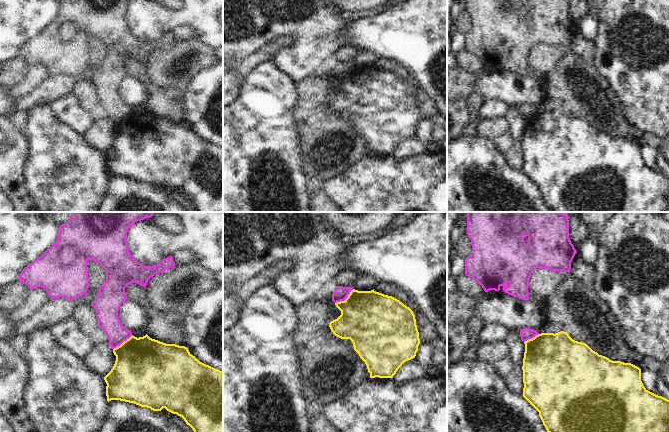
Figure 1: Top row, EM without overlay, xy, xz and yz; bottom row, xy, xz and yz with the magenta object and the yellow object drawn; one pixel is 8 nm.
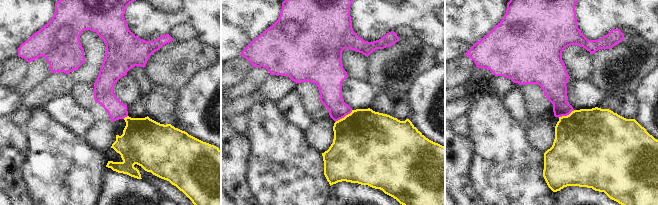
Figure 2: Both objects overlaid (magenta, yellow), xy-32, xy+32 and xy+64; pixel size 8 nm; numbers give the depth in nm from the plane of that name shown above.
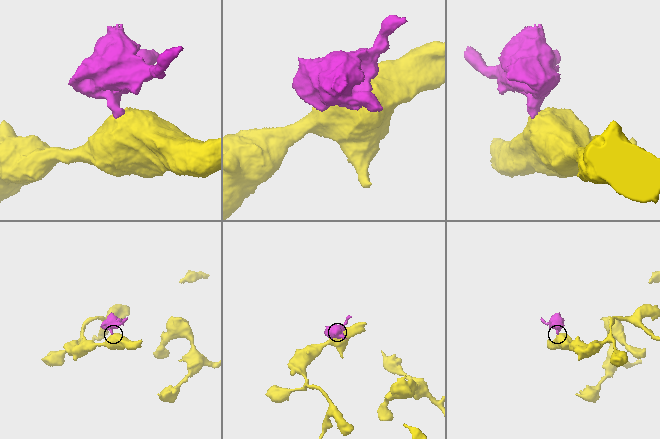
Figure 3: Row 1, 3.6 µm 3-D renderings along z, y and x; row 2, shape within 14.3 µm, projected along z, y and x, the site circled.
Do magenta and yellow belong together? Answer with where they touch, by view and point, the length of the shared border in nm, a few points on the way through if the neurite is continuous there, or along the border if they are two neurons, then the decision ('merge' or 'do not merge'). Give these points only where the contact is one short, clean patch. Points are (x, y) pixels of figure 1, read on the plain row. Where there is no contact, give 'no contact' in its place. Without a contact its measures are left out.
contact xz (344, 75); length 190 nm; border xz (353, 65), (343, 76), (335, 79); do not merge

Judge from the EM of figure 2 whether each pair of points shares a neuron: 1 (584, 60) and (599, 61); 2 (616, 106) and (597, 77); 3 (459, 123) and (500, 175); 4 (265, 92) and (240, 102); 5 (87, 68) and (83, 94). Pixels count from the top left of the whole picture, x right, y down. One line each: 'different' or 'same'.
1: different
2: different
3: different
4: same
5: different

